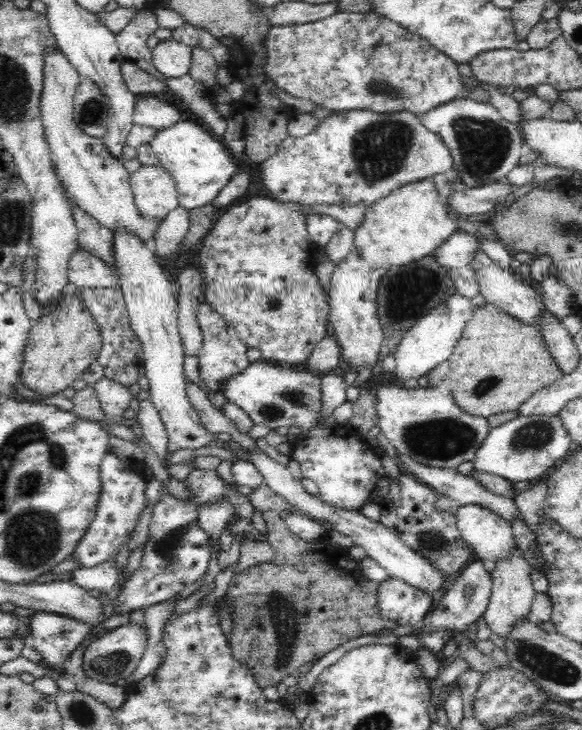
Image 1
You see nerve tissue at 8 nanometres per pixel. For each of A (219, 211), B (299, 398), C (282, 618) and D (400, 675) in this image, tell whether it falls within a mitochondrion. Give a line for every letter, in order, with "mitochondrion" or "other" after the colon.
A: other
B: mitochondrion
C: mitochondrion
D: other

